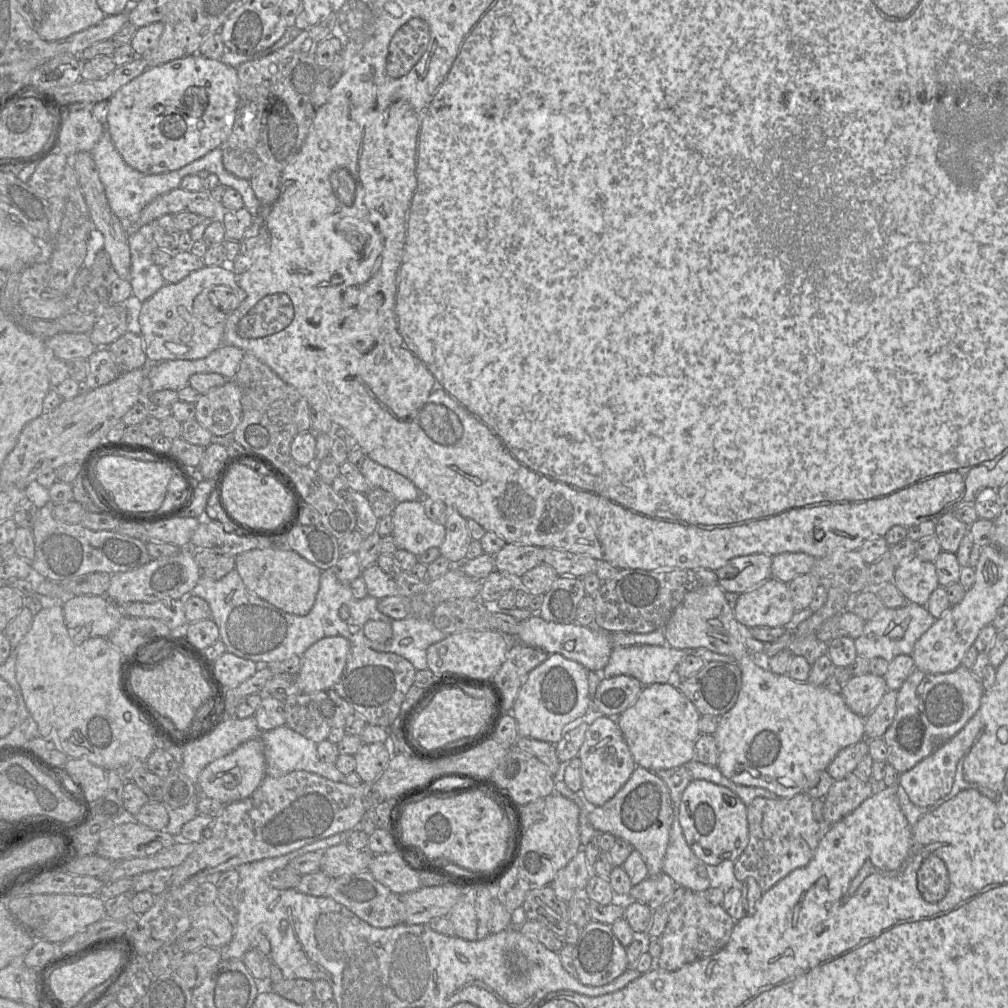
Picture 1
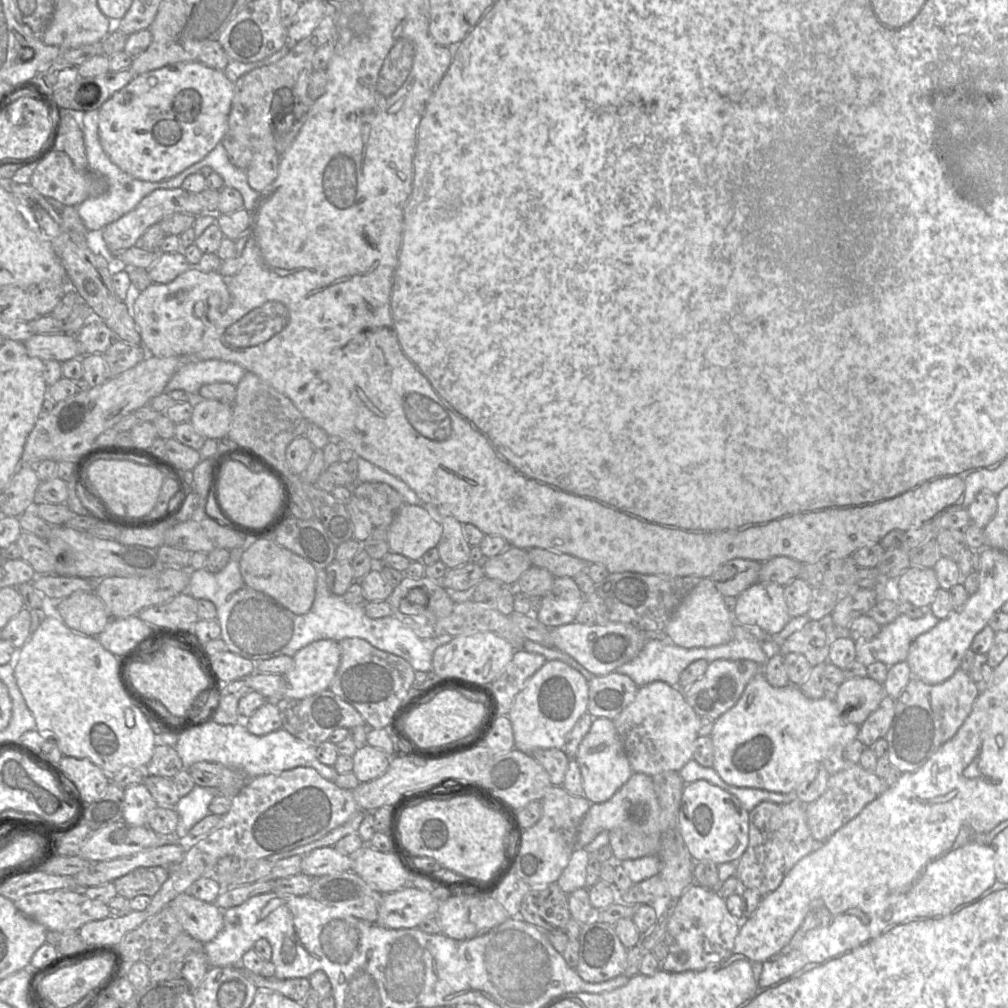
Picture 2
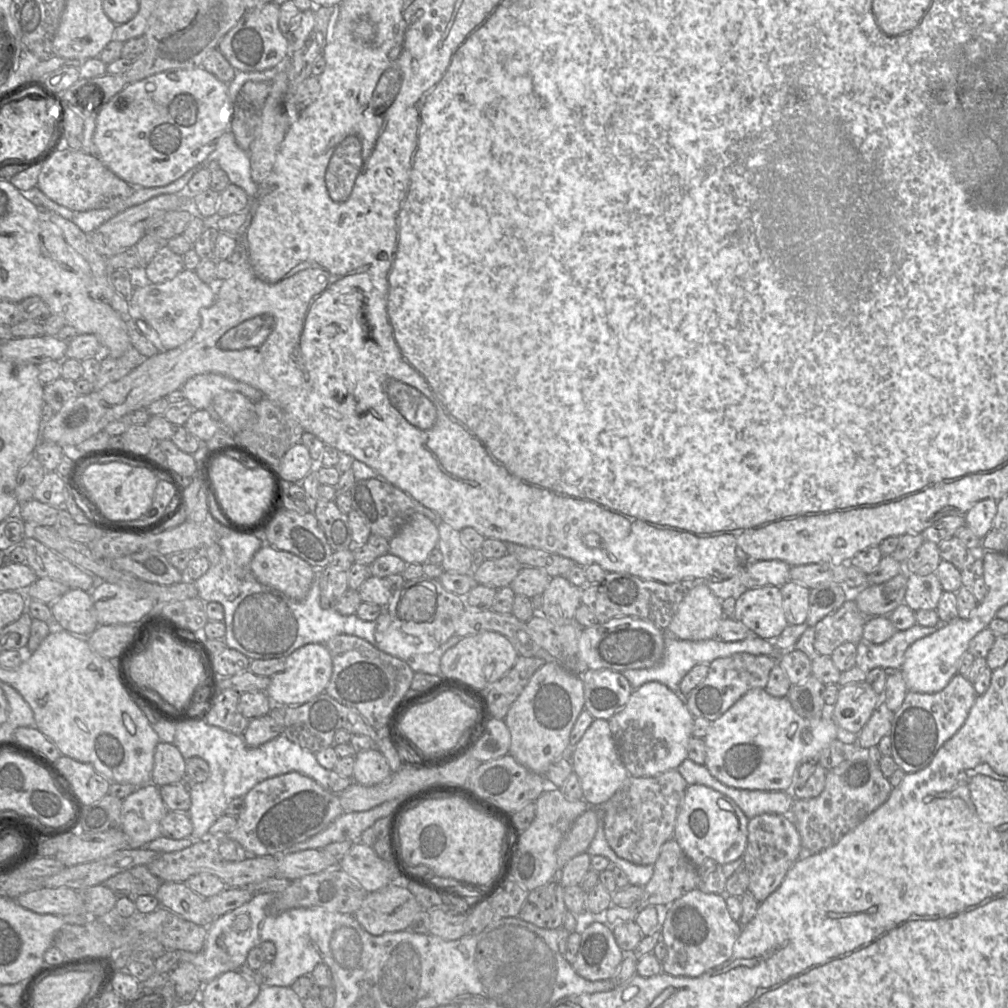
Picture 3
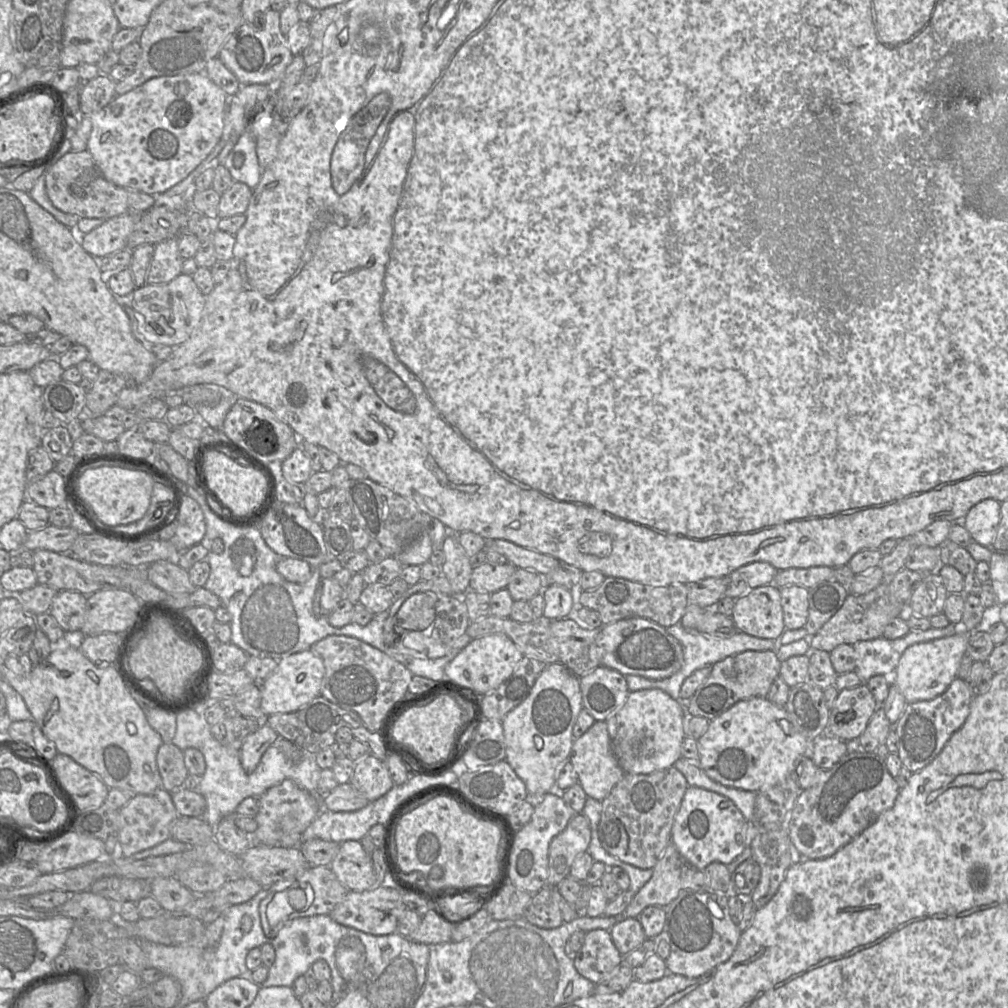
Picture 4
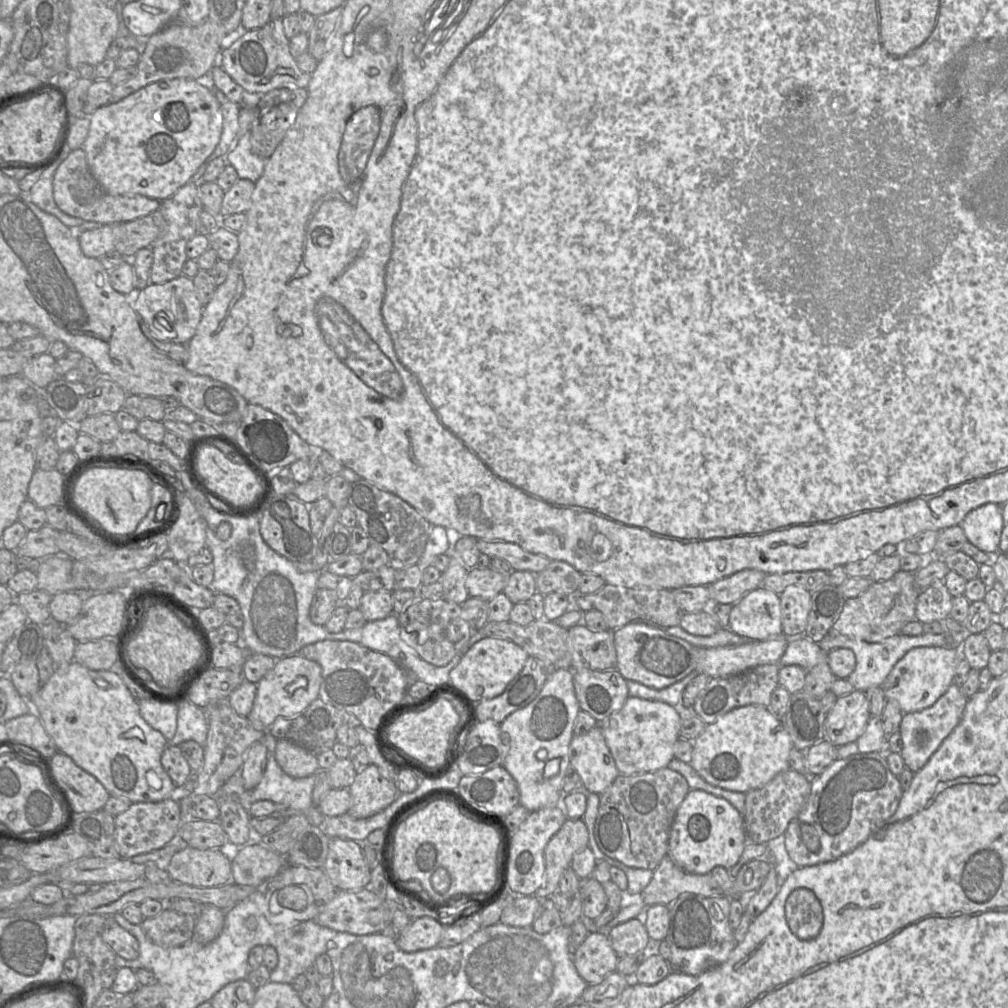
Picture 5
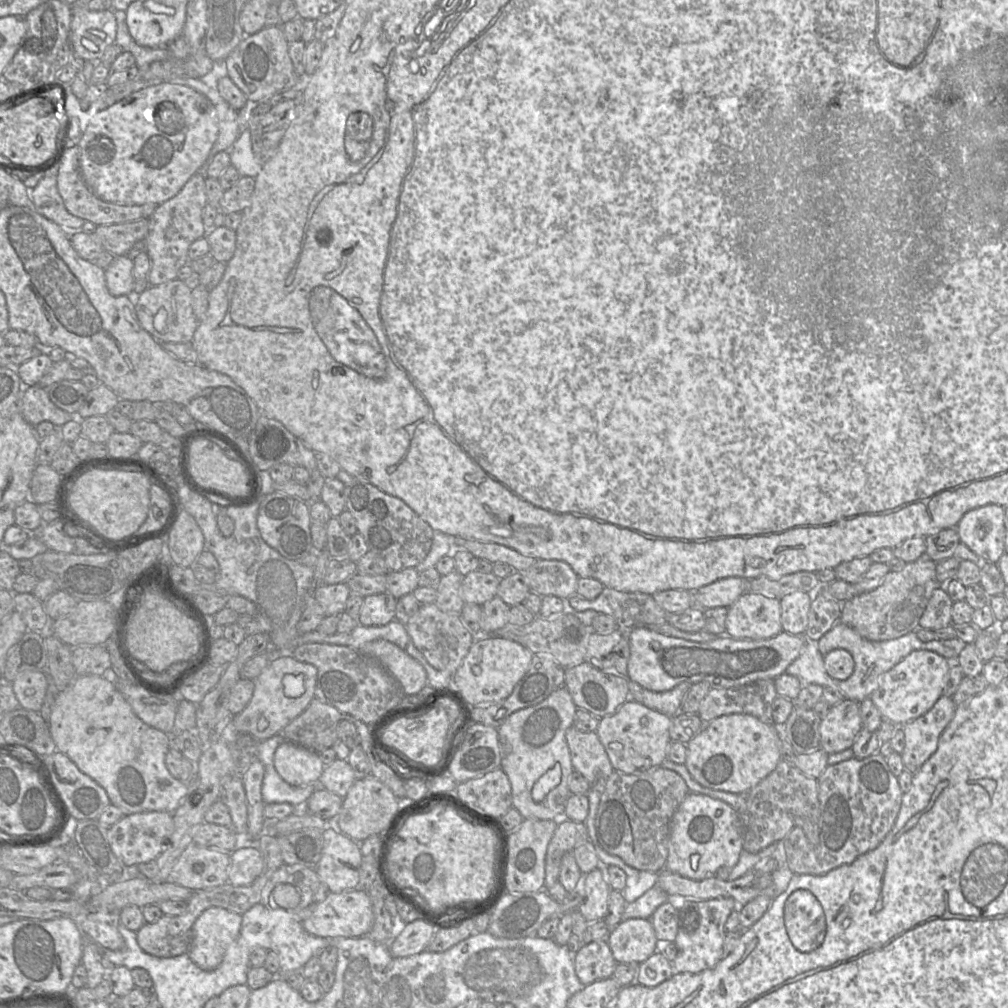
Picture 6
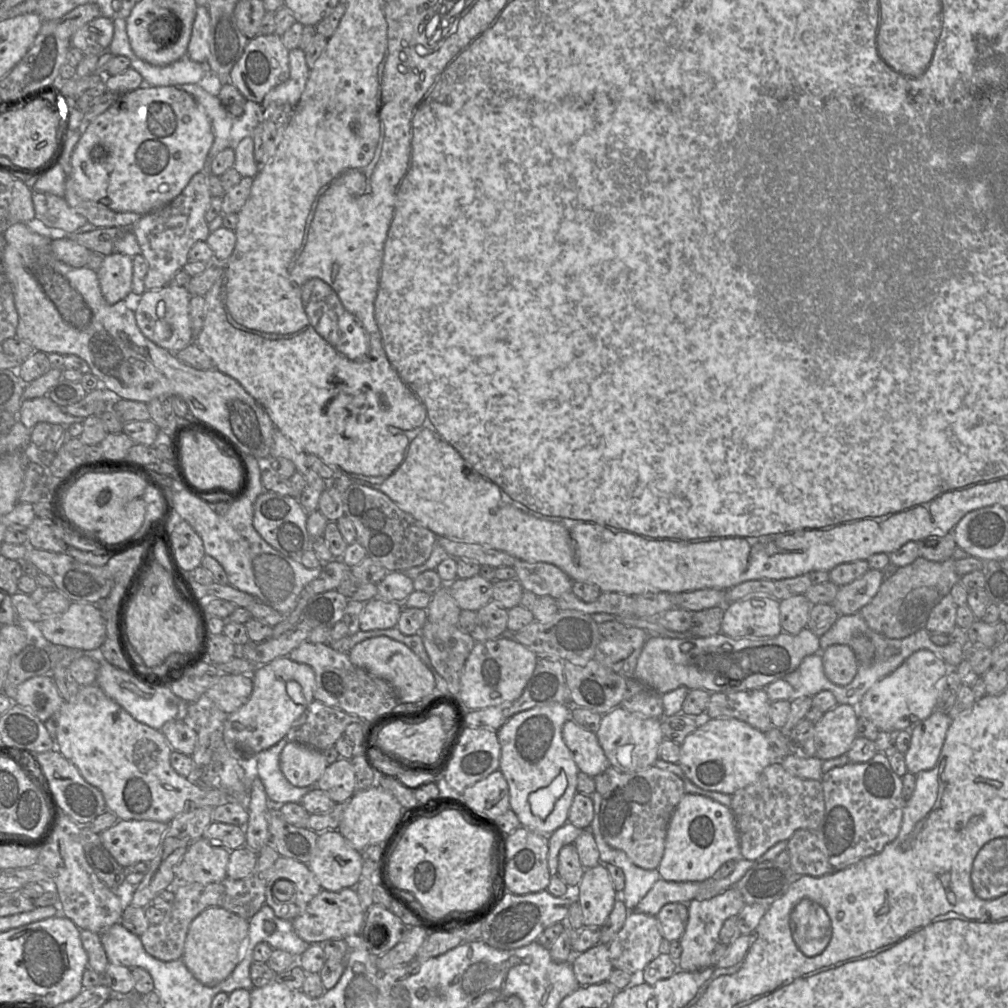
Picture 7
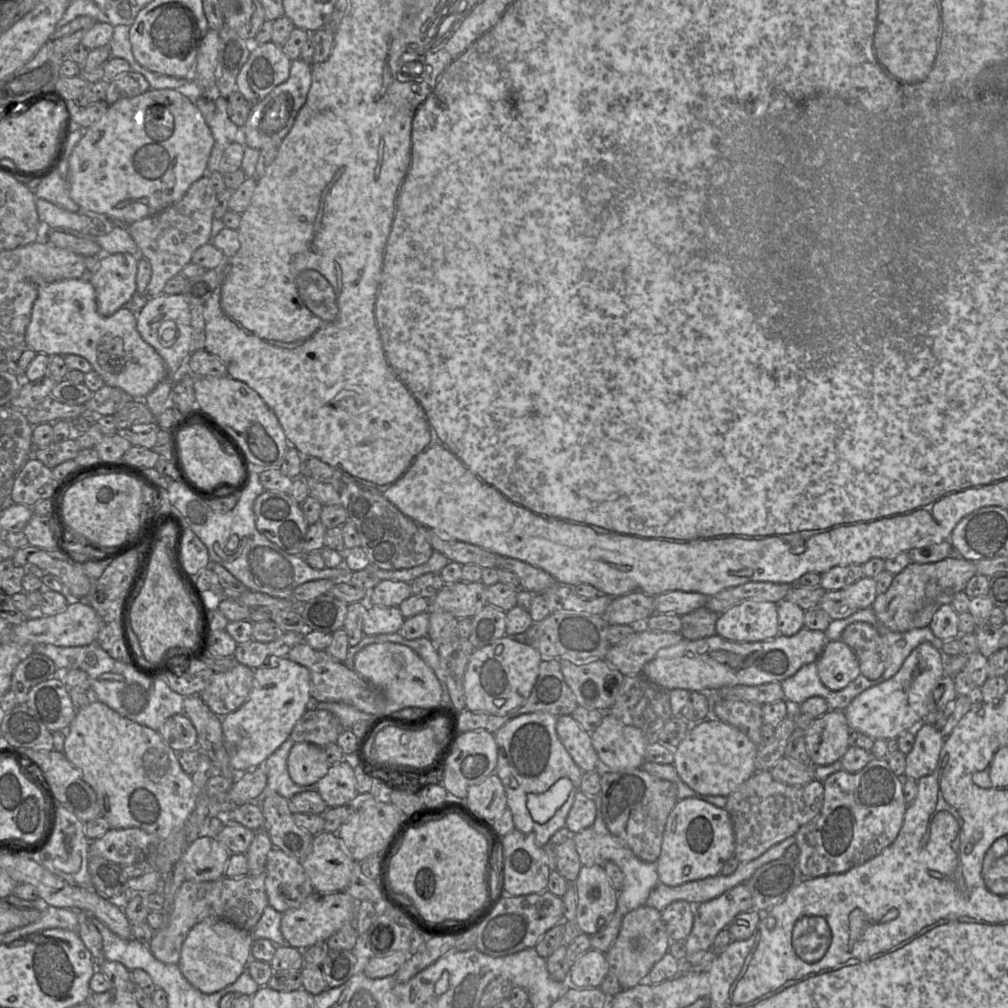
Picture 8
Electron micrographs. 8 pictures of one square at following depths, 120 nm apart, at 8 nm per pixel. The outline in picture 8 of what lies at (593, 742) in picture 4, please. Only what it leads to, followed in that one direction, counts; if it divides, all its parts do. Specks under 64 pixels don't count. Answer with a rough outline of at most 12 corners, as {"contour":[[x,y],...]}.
{"contour":[[559,716],[561,743],[583,772],[600,767],[591,733]]}

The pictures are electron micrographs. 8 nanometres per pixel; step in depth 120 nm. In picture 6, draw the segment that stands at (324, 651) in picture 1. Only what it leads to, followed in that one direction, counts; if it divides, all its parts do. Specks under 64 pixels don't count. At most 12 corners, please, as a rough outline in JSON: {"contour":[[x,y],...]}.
{"contour":[[273,655],[232,722],[260,741],[315,697],[317,668]]}

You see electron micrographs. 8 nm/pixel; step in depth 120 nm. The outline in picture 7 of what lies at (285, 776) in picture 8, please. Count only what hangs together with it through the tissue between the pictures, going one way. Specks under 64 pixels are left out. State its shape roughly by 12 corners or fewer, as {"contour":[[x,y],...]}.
{"contour":[[288,740],[253,756],[271,805],[300,803],[317,785],[295,787],[280,769]]}

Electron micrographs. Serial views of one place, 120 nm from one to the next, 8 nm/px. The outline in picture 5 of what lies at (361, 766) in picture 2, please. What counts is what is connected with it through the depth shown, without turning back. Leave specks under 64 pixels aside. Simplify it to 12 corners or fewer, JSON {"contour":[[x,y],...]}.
{"contour":[[372,763],[356,773],[345,814],[367,818],[399,794]]}

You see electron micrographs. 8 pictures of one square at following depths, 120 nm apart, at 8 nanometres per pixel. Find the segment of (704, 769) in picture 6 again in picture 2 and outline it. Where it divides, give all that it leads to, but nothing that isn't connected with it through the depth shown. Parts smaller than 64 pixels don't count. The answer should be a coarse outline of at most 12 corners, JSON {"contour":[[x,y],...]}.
{"contour":[[763,673],[714,722],[713,768],[794,793],[856,739],[835,701]]}

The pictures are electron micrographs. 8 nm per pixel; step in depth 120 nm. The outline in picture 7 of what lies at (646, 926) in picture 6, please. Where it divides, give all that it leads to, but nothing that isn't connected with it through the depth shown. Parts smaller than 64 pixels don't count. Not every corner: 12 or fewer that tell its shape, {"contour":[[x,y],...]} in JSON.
{"contour":[[630,910],[607,944],[613,967],[639,980],[660,954],[656,916]]}

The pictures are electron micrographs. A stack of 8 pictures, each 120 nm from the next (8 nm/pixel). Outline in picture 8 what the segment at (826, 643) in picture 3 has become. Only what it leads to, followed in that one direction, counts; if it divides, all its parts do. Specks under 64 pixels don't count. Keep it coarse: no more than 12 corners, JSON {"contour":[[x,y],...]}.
{"contour":[[976,562],[910,563],[871,608],[892,632],[929,626]]}

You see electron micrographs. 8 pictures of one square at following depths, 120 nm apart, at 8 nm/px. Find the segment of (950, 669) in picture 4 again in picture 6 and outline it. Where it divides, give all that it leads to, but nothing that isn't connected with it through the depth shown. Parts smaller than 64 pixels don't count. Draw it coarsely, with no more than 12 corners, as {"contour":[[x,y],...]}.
{"contour":[[912,651],[869,698],[903,726],[943,695],[952,661]]}

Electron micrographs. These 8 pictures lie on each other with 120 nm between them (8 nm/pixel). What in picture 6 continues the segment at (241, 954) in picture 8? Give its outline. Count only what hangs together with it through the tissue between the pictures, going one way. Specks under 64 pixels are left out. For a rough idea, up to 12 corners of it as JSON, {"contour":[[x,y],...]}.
{"contour":[[209,907],[188,955],[213,971],[240,934],[242,915]]}

